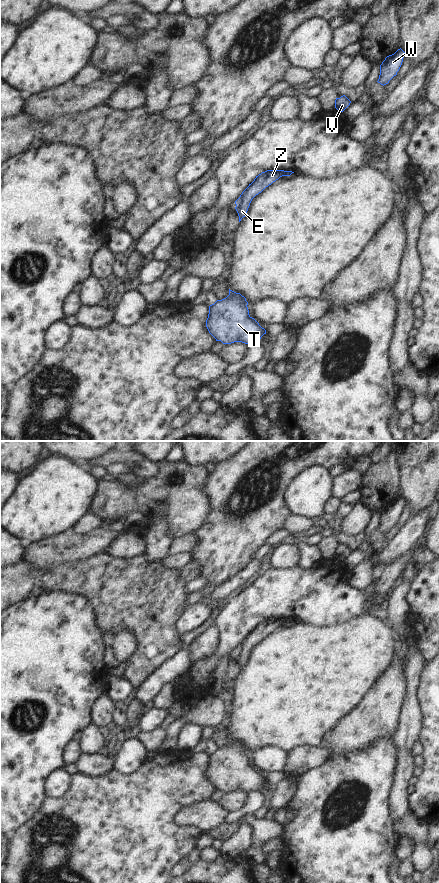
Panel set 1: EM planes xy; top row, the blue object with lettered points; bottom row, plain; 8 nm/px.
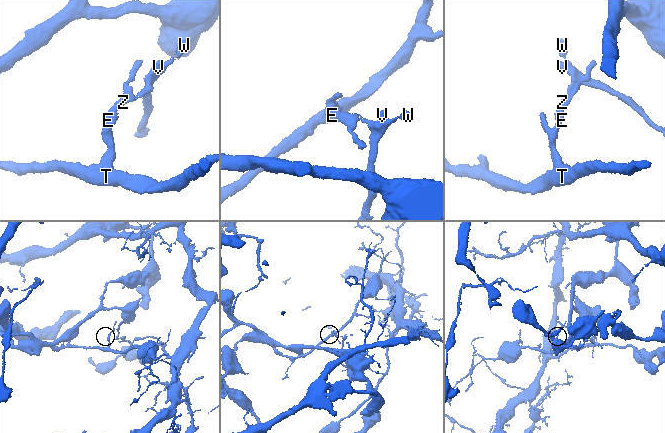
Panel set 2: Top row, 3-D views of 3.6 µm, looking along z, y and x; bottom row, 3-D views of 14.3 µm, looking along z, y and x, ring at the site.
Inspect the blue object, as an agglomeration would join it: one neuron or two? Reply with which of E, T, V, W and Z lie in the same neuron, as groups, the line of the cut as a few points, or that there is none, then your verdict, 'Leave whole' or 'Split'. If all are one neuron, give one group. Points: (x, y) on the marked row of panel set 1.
Groups: E T Z / V W. Split along xy (284, 171), (281, 175). Split.

